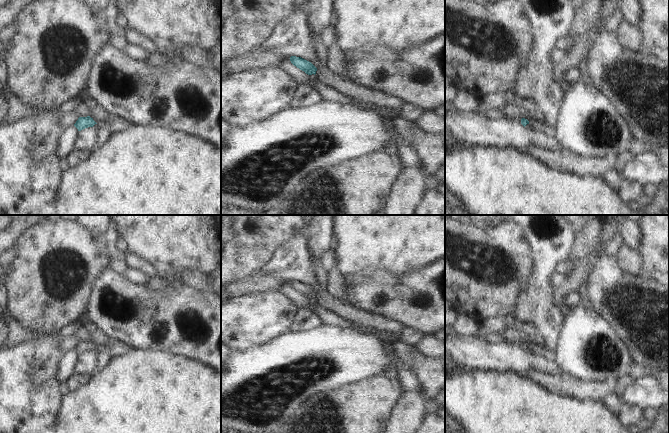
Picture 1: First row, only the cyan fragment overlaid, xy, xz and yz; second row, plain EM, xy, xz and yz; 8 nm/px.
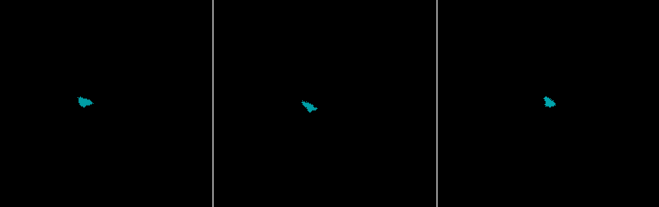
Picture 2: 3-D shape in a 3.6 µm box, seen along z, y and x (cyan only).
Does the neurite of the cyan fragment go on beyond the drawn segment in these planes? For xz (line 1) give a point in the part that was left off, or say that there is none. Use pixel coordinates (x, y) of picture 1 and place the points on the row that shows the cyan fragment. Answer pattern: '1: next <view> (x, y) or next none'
1: next none

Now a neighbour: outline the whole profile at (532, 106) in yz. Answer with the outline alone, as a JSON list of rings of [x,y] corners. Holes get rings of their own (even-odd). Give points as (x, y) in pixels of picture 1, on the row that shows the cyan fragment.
[[[516,97],[513,101],[505,104],[504,107],[510,104],[514,104],[519,107],[524,107],[531,113],[535,113],[538,109],[540,109],[540,106],[535,101],[527,98]]]

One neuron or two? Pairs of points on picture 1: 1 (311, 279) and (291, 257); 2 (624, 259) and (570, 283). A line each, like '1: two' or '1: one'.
1: one
2: two

